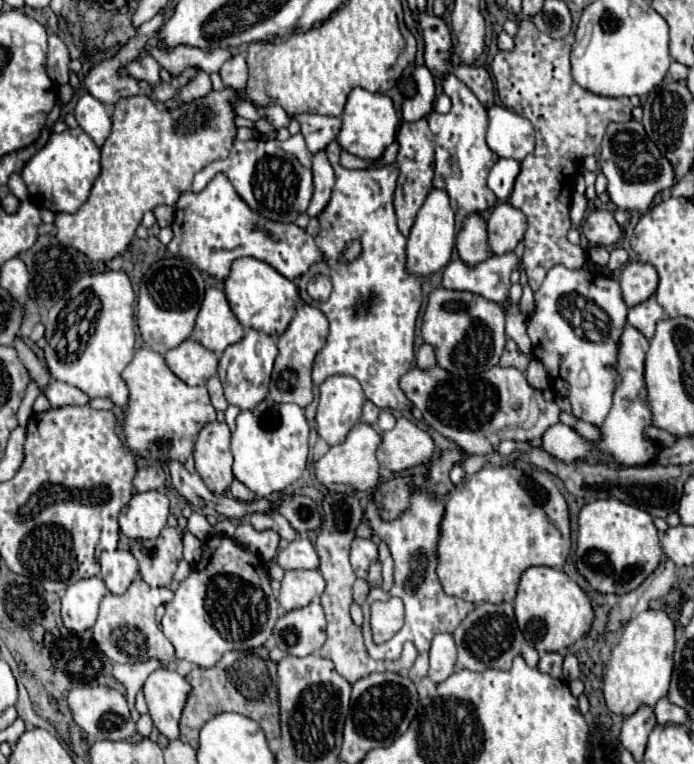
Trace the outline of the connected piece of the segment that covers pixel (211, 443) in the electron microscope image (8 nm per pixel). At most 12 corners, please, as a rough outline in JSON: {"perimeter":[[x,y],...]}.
{"perimeter":[[207,423],[193,447],[205,487],[231,485],[229,427]]}

